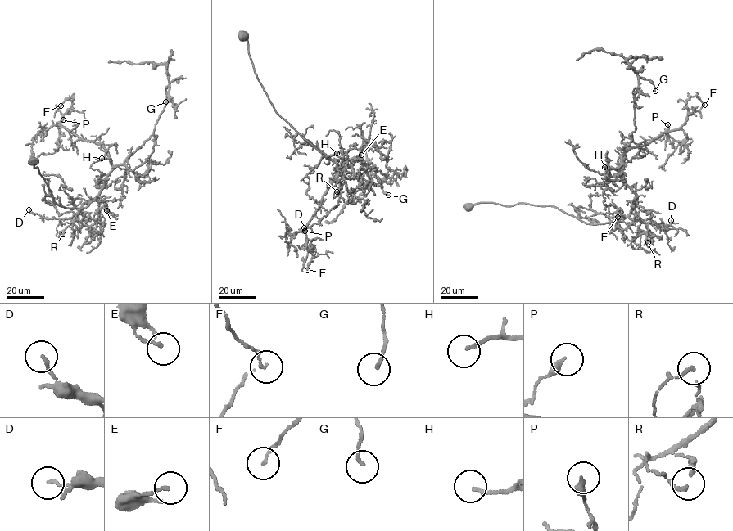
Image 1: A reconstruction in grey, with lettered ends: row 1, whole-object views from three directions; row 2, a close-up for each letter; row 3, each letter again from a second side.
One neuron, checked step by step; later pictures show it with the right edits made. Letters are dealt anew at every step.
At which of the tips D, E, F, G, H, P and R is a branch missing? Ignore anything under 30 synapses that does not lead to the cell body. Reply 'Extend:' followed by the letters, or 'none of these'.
Extend: none of these

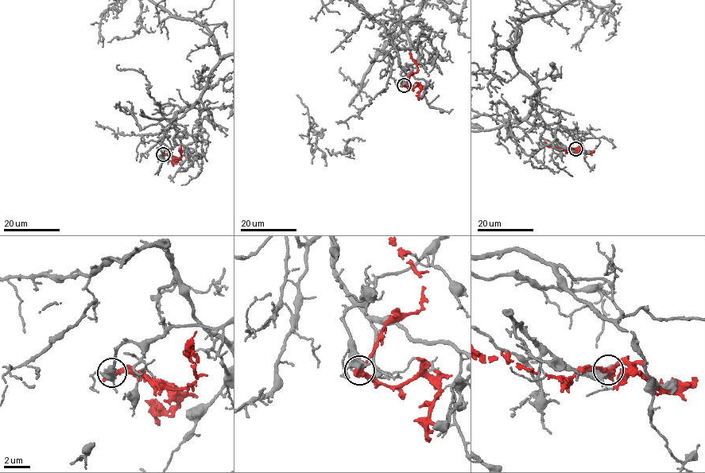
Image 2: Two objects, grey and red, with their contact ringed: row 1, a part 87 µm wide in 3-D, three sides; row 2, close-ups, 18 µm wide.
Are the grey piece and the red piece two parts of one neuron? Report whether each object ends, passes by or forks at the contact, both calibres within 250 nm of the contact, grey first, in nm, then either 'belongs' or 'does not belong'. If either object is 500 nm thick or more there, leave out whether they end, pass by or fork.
grey ends there; red passes by; 130 nm thick on the grey side, 440 nm on the other; does not belong

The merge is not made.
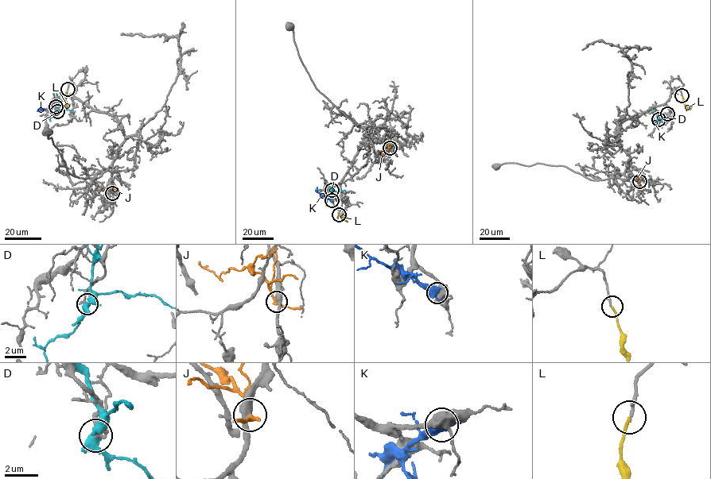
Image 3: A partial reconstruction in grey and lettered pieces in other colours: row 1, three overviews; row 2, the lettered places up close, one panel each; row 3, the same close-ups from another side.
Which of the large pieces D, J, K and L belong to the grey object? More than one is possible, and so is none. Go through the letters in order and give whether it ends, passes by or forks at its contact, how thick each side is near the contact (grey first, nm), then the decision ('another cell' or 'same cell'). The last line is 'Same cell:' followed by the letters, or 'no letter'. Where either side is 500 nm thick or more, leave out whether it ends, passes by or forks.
D: it forks; calibres 190 and 400 nm; another cell
J: it passes by; calibres 420 and 240 nm; another cell
K: calibres 480 and 550 nm; another cell
L: it ends; calibres 200 and 180 nm; same cell
Same cell: L

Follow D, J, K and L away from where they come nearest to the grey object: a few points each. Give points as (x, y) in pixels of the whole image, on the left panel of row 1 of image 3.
D: (57, 111), (59, 102), (56, 94)
J: (113, 193), (107, 187), (99, 187)
K: (56, 106), (40, 110)
L: (67, 89), (65, 106), (70, 104)

